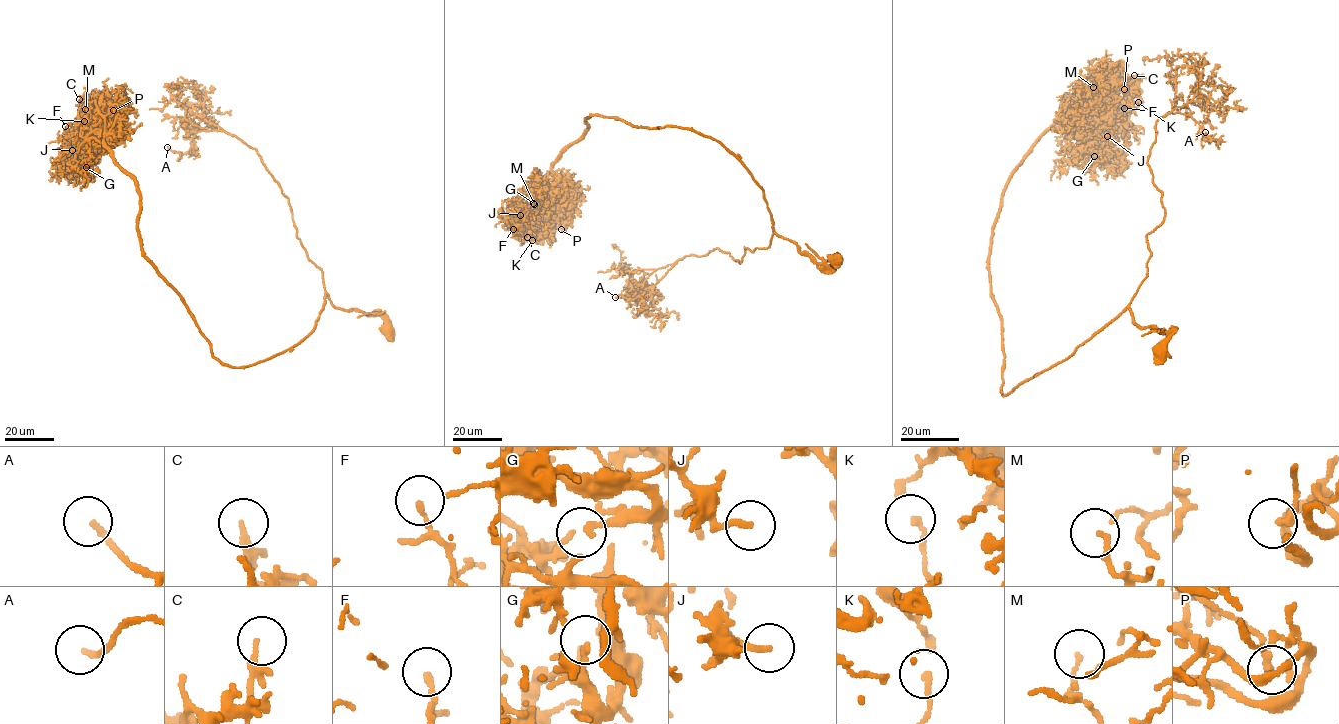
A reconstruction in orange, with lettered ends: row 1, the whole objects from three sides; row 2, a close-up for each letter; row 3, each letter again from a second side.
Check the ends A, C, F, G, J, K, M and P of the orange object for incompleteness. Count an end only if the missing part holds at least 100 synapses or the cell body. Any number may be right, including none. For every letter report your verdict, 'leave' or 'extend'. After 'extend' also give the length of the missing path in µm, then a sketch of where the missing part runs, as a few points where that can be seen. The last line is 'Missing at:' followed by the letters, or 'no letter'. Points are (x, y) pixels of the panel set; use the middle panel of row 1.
A: leave
C: leave
F: leave
G: leave
J: extend | 15 µm | (520, 215), (527, 234)
K: leave
M: leave
P: leave
Missing at: J

